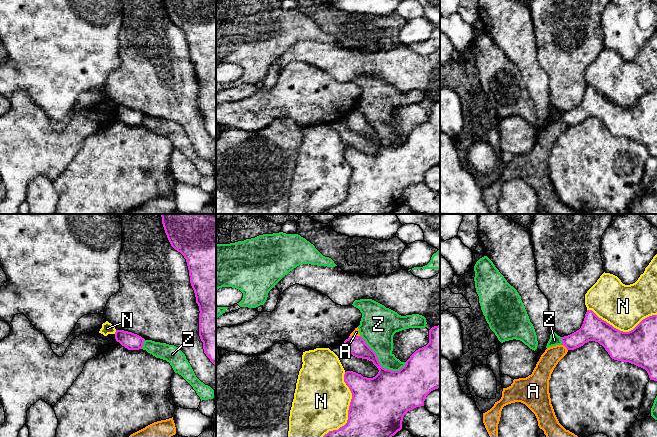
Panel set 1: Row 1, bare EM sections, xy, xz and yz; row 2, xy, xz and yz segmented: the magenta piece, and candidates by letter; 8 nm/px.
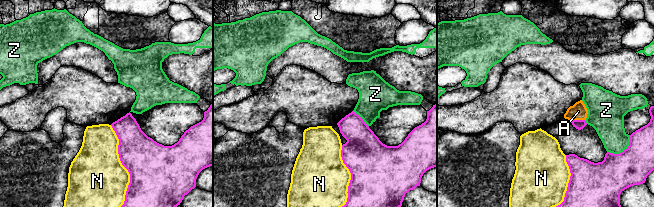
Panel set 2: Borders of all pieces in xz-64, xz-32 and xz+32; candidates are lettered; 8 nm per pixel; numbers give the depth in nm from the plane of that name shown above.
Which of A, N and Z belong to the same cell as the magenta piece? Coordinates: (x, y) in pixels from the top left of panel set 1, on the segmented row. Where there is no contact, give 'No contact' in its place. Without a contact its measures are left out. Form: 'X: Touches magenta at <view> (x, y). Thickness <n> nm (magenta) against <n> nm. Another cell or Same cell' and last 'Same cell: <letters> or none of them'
A: Touches magenta at yz (565, 346). Thickness 180 nm (magenta) against 150 nm. Another cell
N: Touches magenta at xz (349, 409). Thickness 440 nm (magenta) against 460 nm. Another cell
Z: Touches magenta at xz (379, 362). Thickness 340 nm (magenta) against 260 nm. Another cell
Same cell: none of them

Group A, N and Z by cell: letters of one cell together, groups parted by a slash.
A / N / Z

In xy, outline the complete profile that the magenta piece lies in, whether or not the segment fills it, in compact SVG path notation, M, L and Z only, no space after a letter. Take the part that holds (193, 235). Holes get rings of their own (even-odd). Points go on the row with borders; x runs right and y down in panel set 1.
M161 214L171 246L186 259L190 283L199 306L199 336L210 361L216 365L216 214Z

